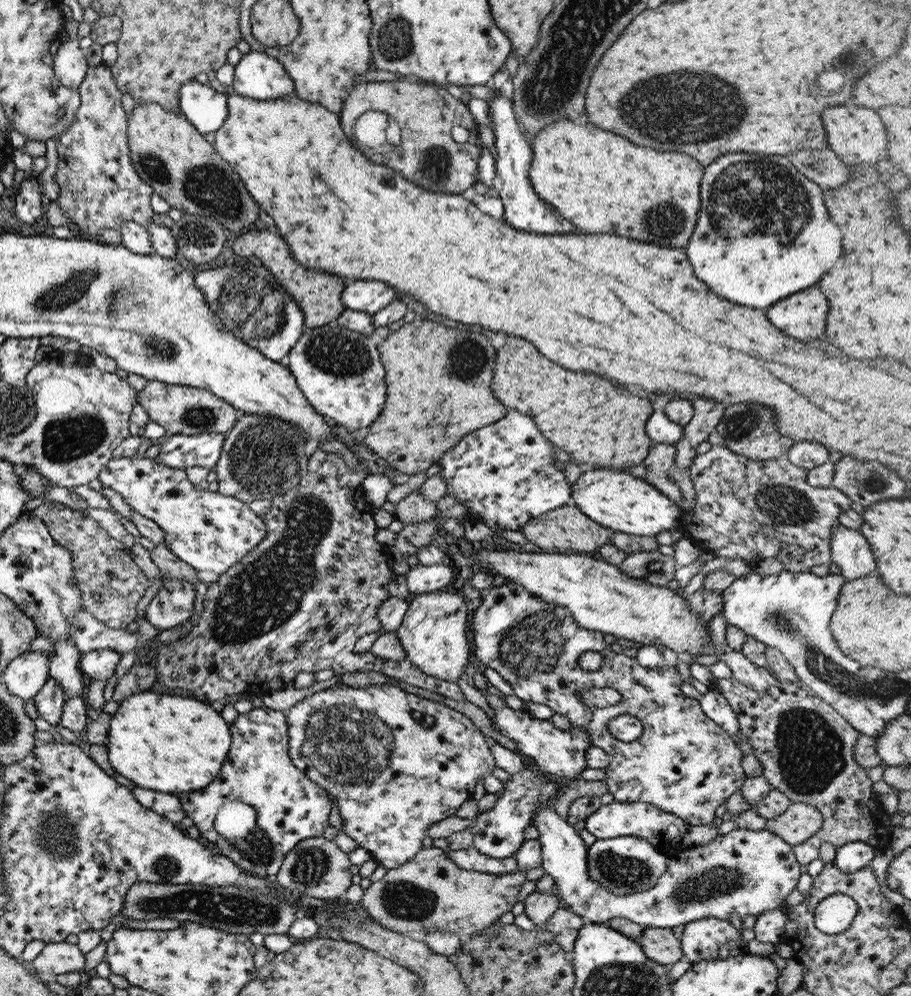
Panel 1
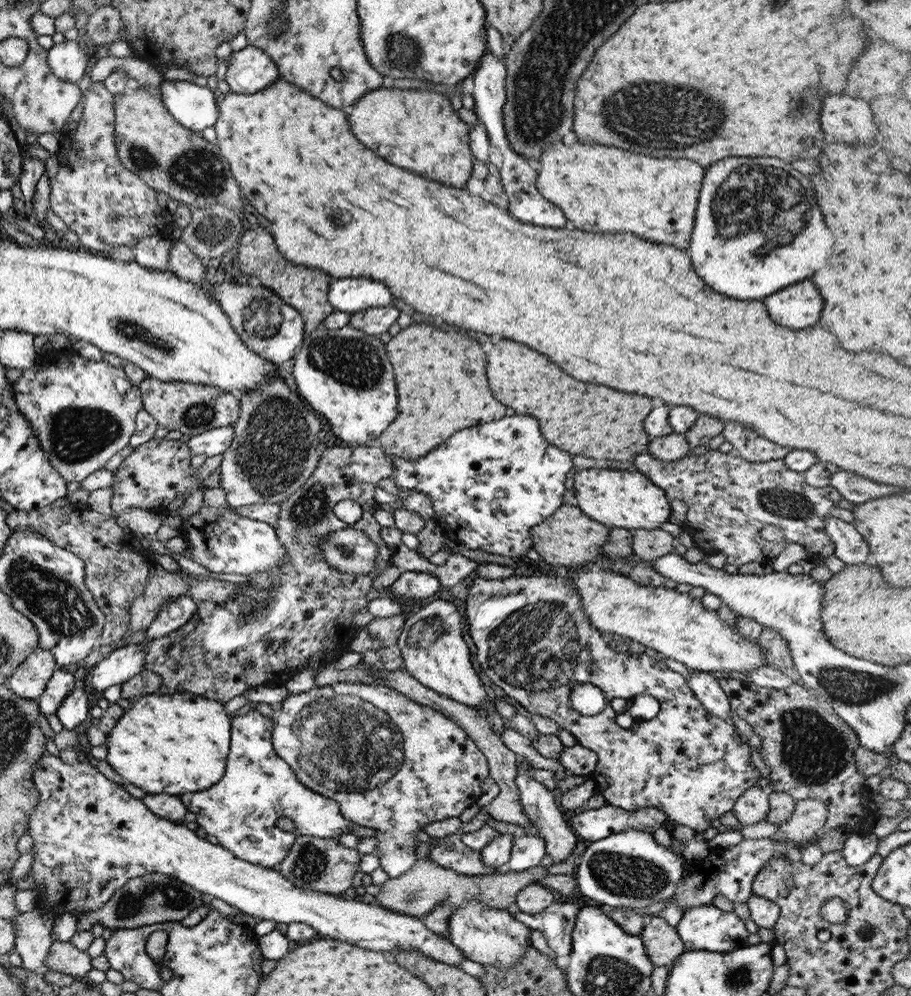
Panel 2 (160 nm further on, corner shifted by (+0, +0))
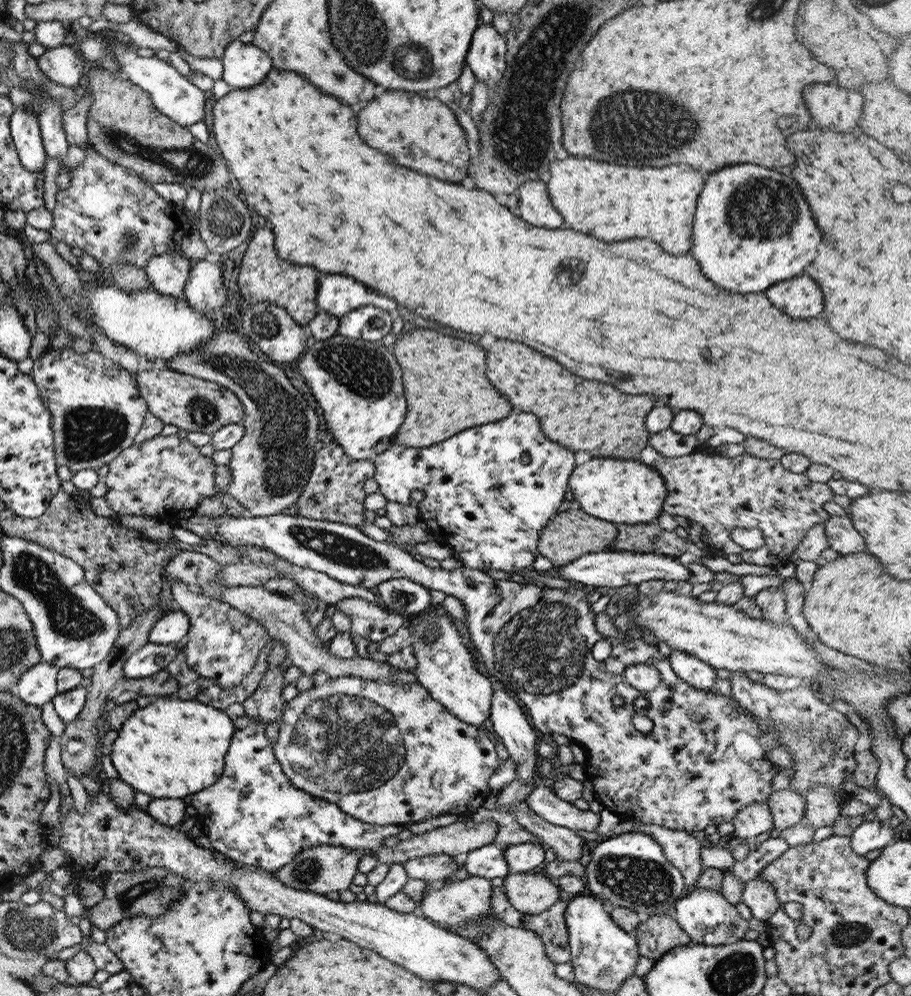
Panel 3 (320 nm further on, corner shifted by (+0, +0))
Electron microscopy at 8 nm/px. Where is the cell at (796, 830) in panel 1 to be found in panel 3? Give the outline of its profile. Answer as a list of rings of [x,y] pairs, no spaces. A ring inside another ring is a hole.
[[[823,785],[809,788],[803,798],[806,802],[803,822],[810,823],[815,829],[833,824],[840,816],[842,804],[836,794]]]

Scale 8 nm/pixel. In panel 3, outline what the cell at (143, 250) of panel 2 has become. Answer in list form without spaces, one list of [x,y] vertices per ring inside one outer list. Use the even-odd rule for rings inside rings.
[[[178,254],[155,255],[149,257],[143,267],[151,288],[159,294],[184,298],[184,286],[189,274],[189,262]]]

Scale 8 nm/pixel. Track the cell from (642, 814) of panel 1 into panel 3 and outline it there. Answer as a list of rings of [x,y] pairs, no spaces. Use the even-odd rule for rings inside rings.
[[[539,781],[524,801],[530,810],[549,824],[574,830],[580,834],[594,837],[593,831],[599,822],[599,815],[592,811],[581,811],[572,803],[561,800],[546,782]]]

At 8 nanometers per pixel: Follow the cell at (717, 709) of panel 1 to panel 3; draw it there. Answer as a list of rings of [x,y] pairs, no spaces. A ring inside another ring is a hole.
[[[672,650],[668,661],[677,678],[689,684],[691,688],[707,690],[714,687],[717,679],[715,670],[697,657]]]

